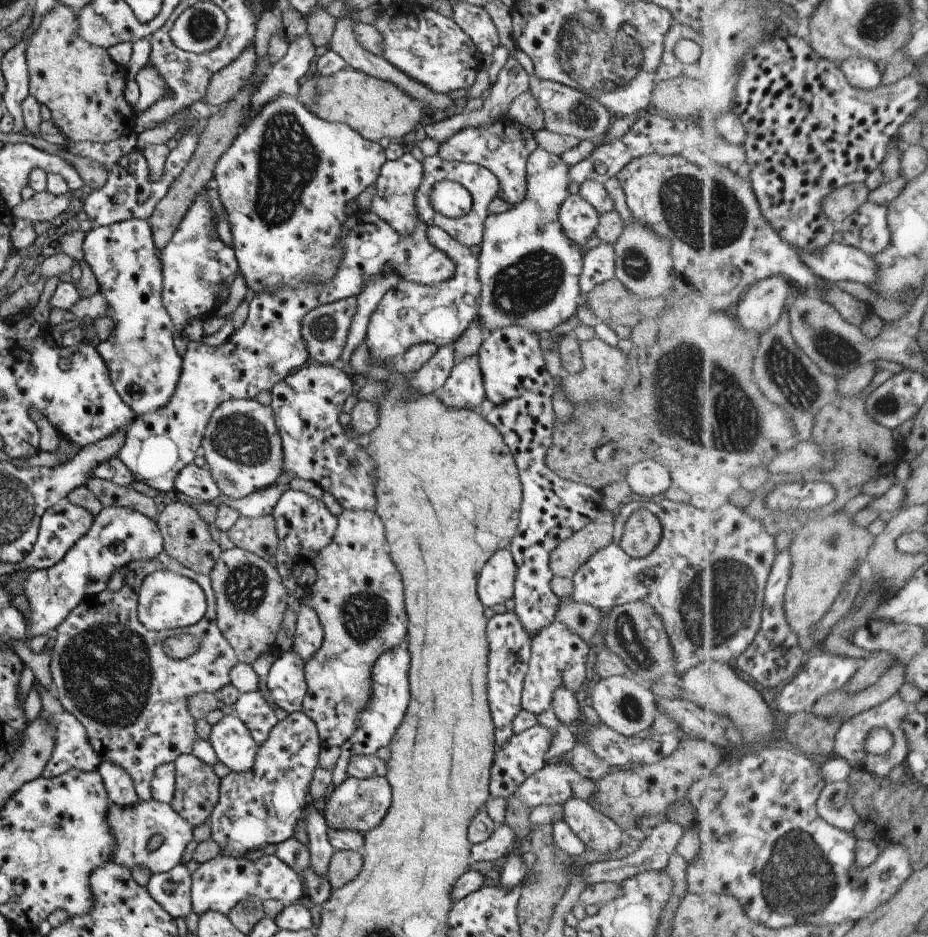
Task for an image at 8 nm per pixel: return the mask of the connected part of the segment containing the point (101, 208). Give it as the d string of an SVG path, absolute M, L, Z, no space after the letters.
M190 128L188 134L182 137L176 148L169 152L164 164L158 167L148 164L143 154L136 148L121 156L118 162L109 168L106 184L102 188L92 191L85 200L83 208L93 225L99 227L128 219L148 219L156 205L166 196L172 182L182 174L196 150L199 137L196 138L194 132L200 134L200 130Z

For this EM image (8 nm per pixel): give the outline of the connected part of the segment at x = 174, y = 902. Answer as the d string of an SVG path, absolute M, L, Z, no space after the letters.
M176 865L165 873L153 874L146 886L150 896L175 920L193 910L191 903L192 876L187 865Z

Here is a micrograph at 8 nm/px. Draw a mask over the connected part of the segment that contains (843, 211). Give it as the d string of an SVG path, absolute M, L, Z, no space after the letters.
M865 181L844 185L824 201L825 213L834 222L841 224L868 202L870 191Z

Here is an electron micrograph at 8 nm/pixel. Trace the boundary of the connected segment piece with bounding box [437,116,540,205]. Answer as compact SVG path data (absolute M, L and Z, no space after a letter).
M506 116L493 120L491 125L464 127L446 142L441 142L437 155L445 161L459 163L476 163L487 168L496 176L499 182L498 198L508 204L518 204L524 200L527 193L526 167L529 157L540 148L535 139L534 131Z

